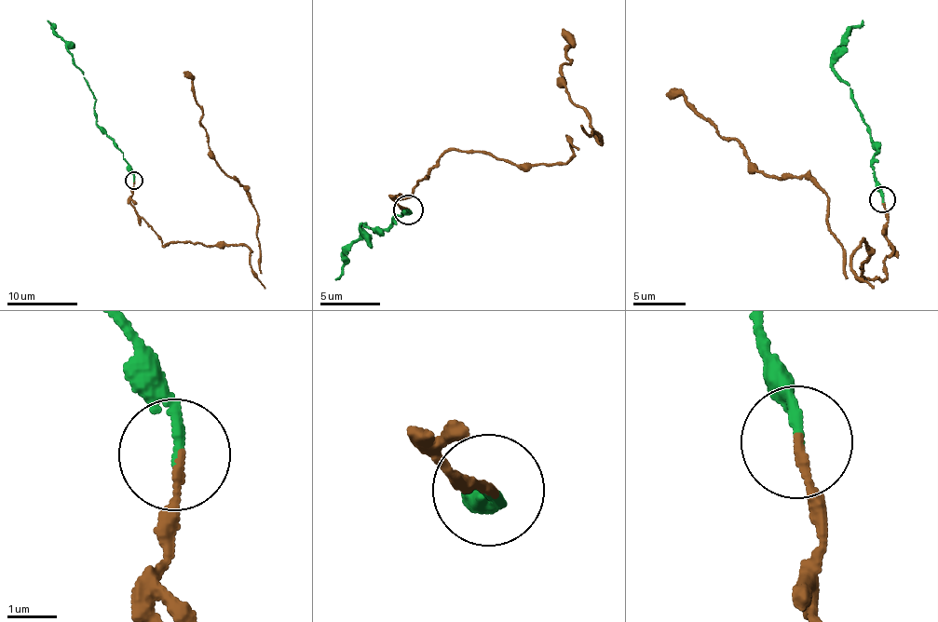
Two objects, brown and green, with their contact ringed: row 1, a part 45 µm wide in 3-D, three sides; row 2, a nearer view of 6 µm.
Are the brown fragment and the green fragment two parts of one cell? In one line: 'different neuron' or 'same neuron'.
same neuron

